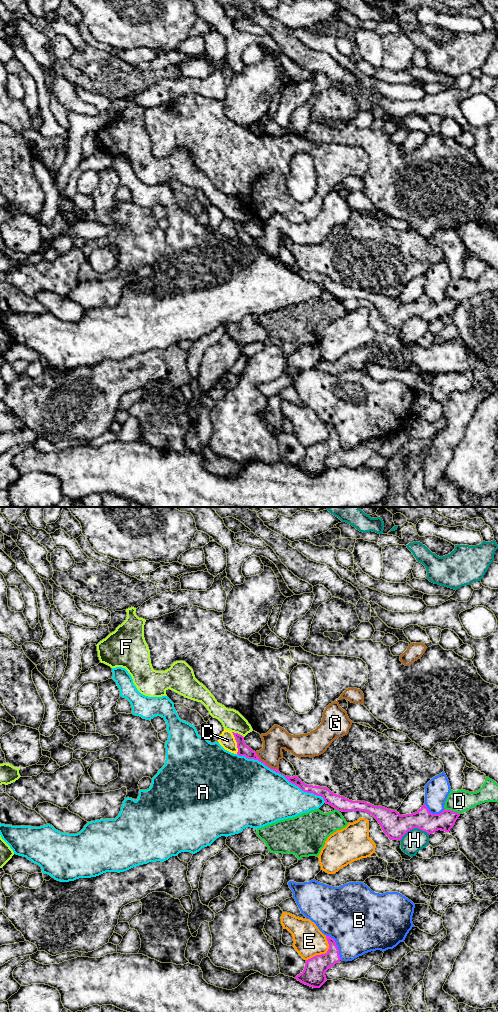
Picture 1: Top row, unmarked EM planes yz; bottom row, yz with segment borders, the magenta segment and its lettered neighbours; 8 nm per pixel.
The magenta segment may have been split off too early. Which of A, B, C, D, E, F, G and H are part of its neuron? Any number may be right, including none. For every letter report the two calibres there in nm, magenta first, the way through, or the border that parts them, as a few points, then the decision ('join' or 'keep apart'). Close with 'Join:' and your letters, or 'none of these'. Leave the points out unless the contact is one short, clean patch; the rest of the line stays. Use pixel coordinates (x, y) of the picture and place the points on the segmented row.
A: calibres 70 and 460 nm; keep apart
B: calibres 180 and 460 nm; keep apart
C: calibres 100 and 130 nm; border yz (231, 732), (236, 742), (237, 753); keep apart
D: calibres 160 and 180 nm; keep apart
E: calibres 190 and 240 nm; keep apart
F: calibres 100 and 170 nm; border yz (232, 731), (243, 737); keep apart
G: calibres 100 and 190 nm; border yz (255, 752), (261, 760), (277, 769); keep apart
H: calibres 200 and 180 nm; keep apart
Join: none of these

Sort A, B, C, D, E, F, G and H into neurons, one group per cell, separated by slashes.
A / B / C / D / E / F / G / H

